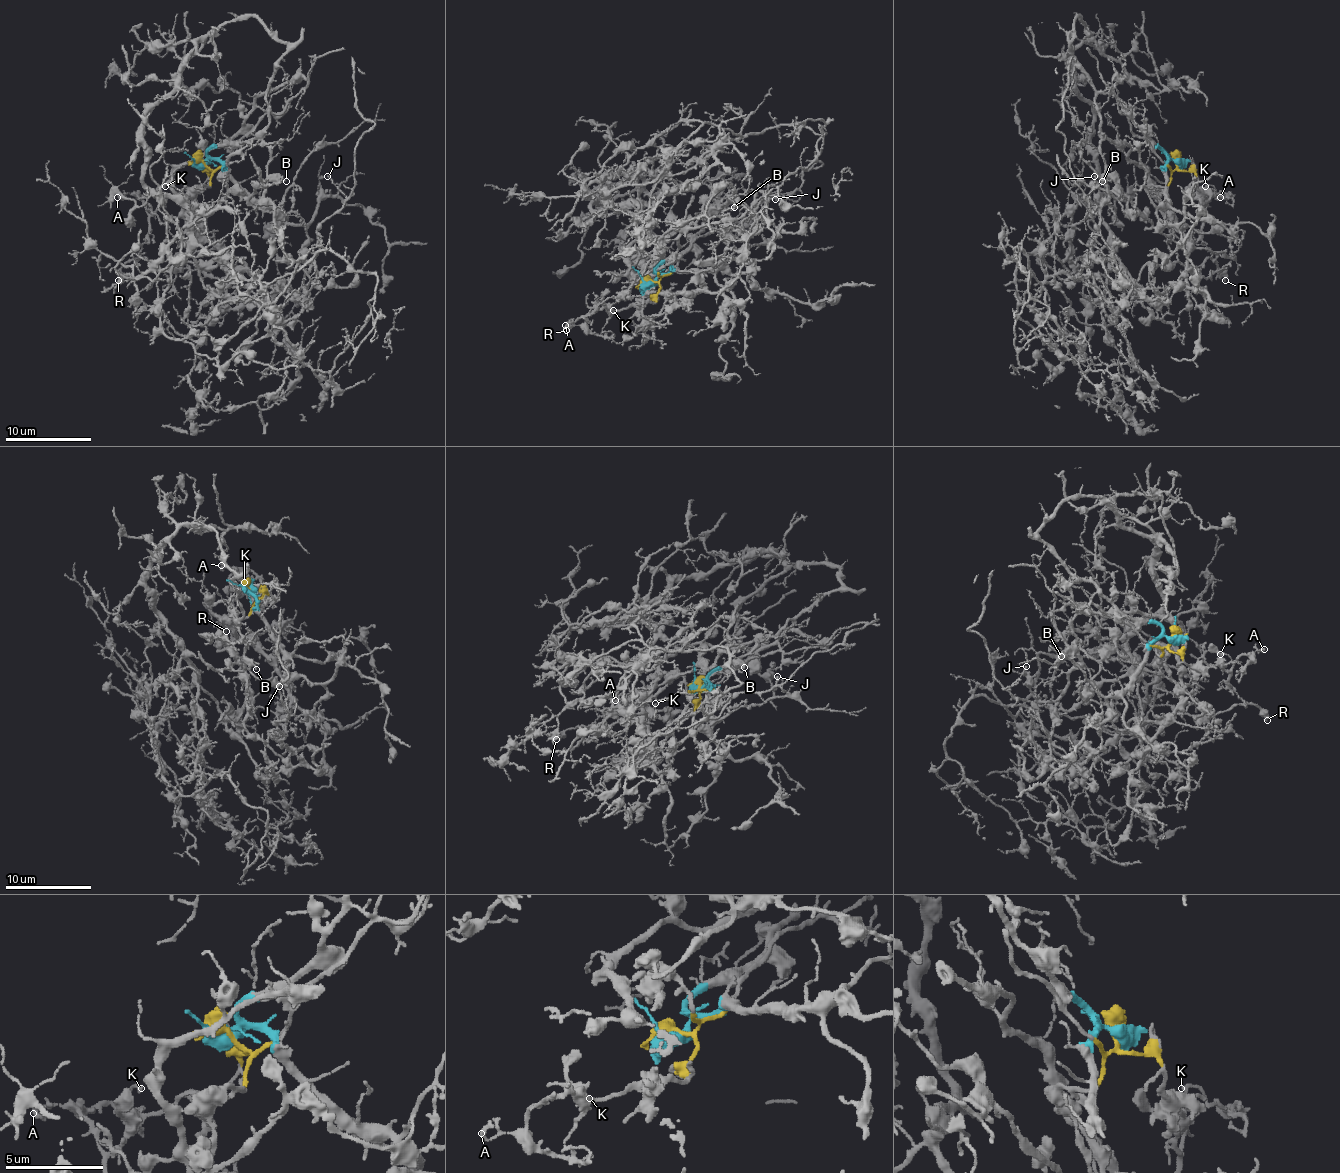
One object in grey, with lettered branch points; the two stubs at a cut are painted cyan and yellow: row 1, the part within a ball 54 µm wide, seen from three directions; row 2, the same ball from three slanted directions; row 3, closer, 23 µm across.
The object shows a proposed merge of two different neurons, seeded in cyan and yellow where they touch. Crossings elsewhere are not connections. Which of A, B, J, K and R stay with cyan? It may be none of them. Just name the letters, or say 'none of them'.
B

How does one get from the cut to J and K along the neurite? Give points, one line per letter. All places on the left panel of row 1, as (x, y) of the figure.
J: (200, 161), (138, 255), (213, 262), (222, 294), (295, 296), (344, 204), (327, 176)
K: (200, 161), (211, 172), (196, 189), (181, 189), (166, 197), (160, 191), (162, 184), (164, 187)

